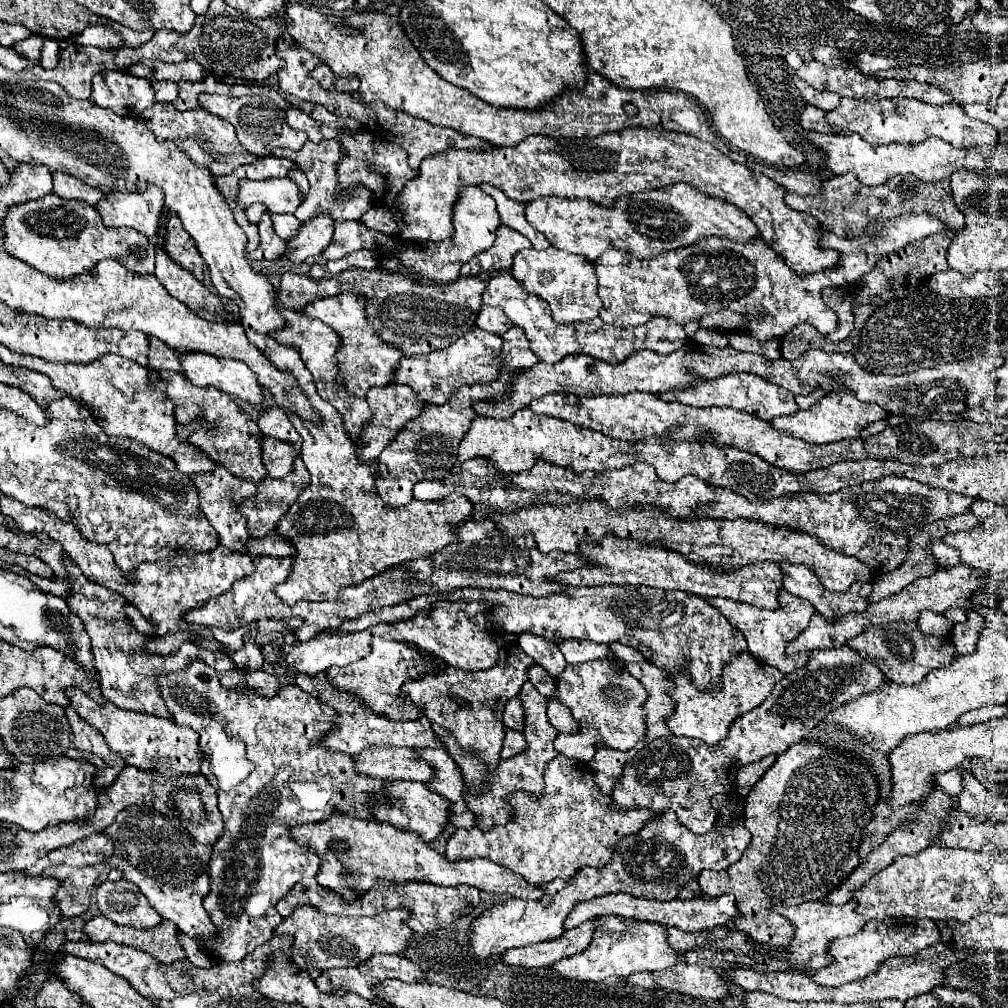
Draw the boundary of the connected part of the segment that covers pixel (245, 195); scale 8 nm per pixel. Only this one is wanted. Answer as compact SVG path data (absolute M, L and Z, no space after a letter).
M290 178L272 180L242 180L238 188L238 206L248 208L256 202L268 206L270 212L296 212L300 206L300 190Z

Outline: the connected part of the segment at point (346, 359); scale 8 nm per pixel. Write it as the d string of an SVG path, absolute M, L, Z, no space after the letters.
M340 294L340 296L332 296L332 298L322 298L318 302L308 304L306 308L298 310L300 314L308 316L308 318L318 318L324 324L328 324L338 336L340 336L340 348L338 348L338 374L336 374L336 382L350 394L354 396L366 396L368 388L372 386L386 386L392 380L394 368L398 366L400 360L400 352L382 342L376 332L372 330L372 326L366 322L366 314L364 314L364 298L356 296L356 294Z

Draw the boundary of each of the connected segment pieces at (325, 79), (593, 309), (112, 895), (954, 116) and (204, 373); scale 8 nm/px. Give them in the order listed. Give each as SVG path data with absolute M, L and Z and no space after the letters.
M318 64L316 70L312 70L312 78L324 88L330 88L336 82L336 74L326 64Z
M554 246L546 250L522 250L516 254L512 264L512 276L524 284L524 288L530 294L540 296L550 304L552 318L560 324L572 324L572 322L588 322L600 314L600 296L598 296L598 284L594 266L584 260L584 256L568 254L564 250L558 250Z
M106 880L96 888L96 900L100 912L120 926L154 928L162 922L162 916L148 904L146 896L132 882Z
M842 98L840 106L828 112L828 122L838 126L840 134L858 132L870 144L892 144L892 142L906 142L916 144L930 136L942 138L956 148L970 148L982 146L982 136L992 136L992 126L982 124L980 120L970 118L962 106L950 102L942 106L924 104L920 100L908 98L884 98L884 100L852 100Z
M178 352L178 360L180 366L184 368L184 374L190 378L190 382L194 386L214 386L226 394L238 396L242 400L248 400L252 404L260 404L262 402L262 390L260 384L254 376L254 372L240 360L220 360L218 356L206 356L206 352L184 352L184 356L180 356Z

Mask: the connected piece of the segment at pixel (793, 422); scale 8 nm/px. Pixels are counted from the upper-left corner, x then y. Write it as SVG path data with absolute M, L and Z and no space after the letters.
M840 390L840 392L828 392L822 400L818 400L808 410L798 410L792 416L778 416L776 420L770 420L770 424L776 430L786 432L794 438L800 438L808 444L830 444L832 440L836 442L836 440L844 440L844 438L858 438L860 430L864 426L868 426L870 422L876 422L884 416L888 416L888 412L884 412L878 404L864 404L864 402L856 400L856 394L852 394L848 390Z

